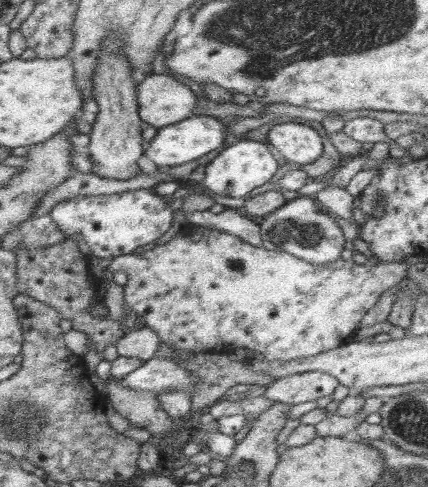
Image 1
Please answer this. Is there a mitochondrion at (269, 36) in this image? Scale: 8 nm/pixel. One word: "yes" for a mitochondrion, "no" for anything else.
yes

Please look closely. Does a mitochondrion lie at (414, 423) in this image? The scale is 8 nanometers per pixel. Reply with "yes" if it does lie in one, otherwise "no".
yes

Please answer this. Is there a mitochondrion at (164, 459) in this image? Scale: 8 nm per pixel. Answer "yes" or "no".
no

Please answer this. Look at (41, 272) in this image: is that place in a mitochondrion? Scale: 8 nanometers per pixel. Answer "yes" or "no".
yes

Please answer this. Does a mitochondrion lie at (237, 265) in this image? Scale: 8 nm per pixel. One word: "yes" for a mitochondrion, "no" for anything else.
yes

